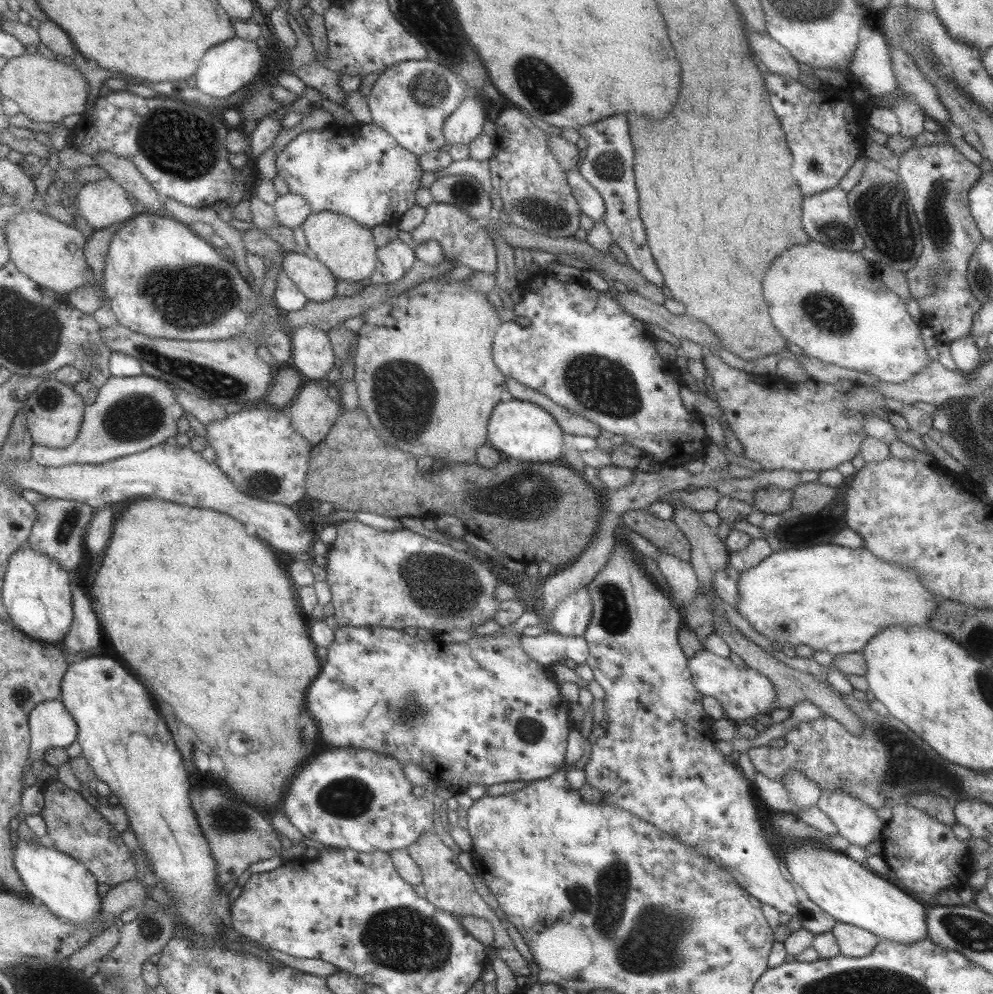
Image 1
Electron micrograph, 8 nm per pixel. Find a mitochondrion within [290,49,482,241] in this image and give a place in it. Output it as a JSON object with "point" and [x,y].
{"point":[428,93]}

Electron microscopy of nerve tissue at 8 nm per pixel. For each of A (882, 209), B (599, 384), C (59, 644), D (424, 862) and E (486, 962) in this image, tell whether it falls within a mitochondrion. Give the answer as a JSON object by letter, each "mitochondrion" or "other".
{"A":"mitochondrion","B":"mitochondrion","C":"other","D":"other","E":"other"}

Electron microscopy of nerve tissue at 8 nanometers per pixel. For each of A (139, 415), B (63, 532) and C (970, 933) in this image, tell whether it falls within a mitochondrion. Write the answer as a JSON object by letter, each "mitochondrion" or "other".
{"A":"mitochondrion","B":"mitochondrion","C":"mitochondrion"}

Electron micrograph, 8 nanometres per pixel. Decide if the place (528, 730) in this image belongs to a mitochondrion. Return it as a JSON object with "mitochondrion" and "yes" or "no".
{"mitochondrion":"yes"}

